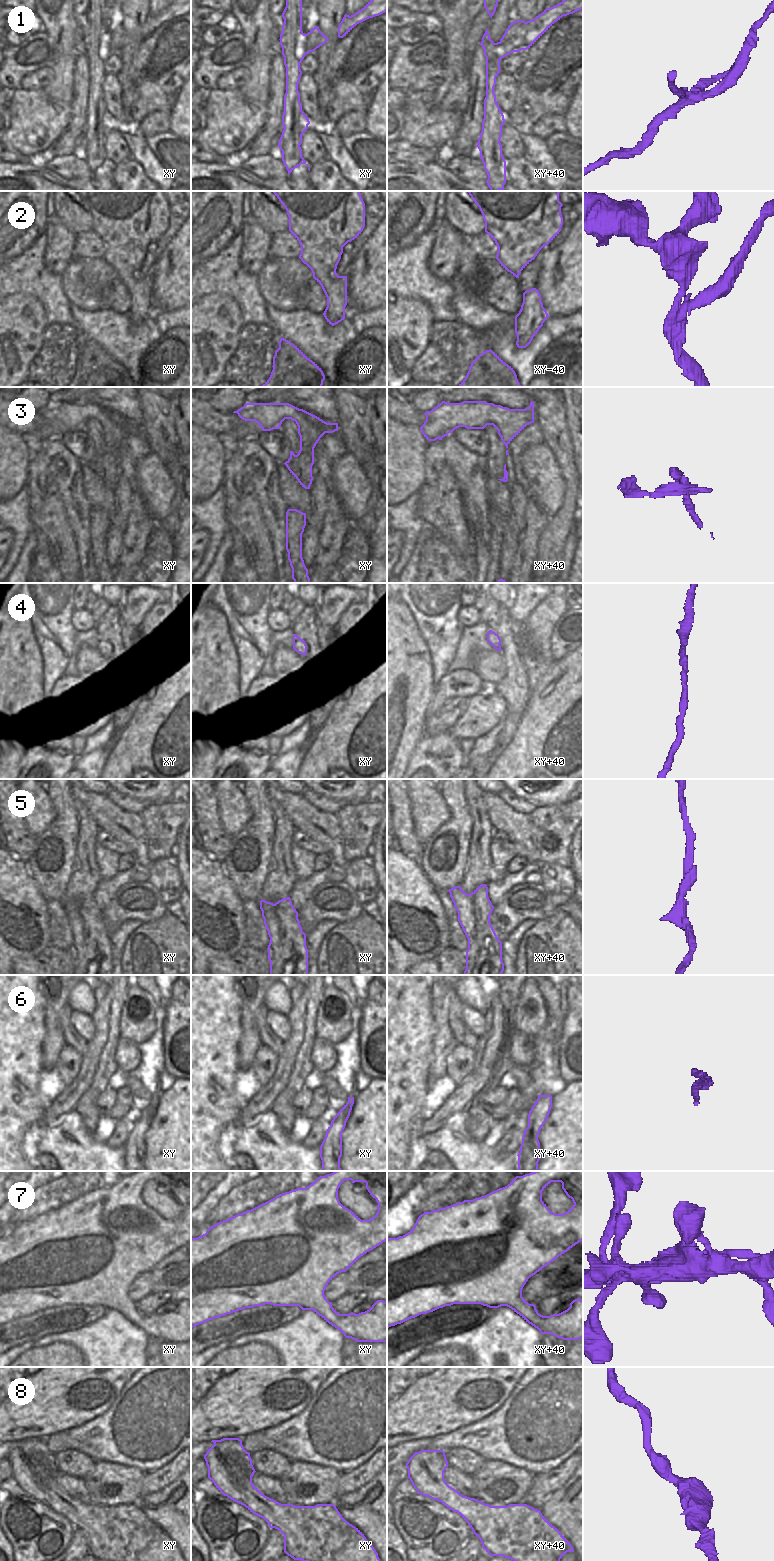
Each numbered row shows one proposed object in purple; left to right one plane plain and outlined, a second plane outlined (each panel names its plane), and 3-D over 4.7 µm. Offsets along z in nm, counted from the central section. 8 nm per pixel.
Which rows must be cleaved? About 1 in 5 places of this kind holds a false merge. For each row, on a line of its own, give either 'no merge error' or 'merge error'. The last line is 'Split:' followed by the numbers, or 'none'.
1: merge error
2: merge error
3: merge error
4: no merge error
5: no merge error
6: no merge error
7: no merge error
8: no merge error
Split: 1, 2, 3

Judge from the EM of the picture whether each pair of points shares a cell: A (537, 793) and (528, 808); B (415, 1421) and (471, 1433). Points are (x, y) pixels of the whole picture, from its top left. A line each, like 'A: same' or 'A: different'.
A: different
B: different

